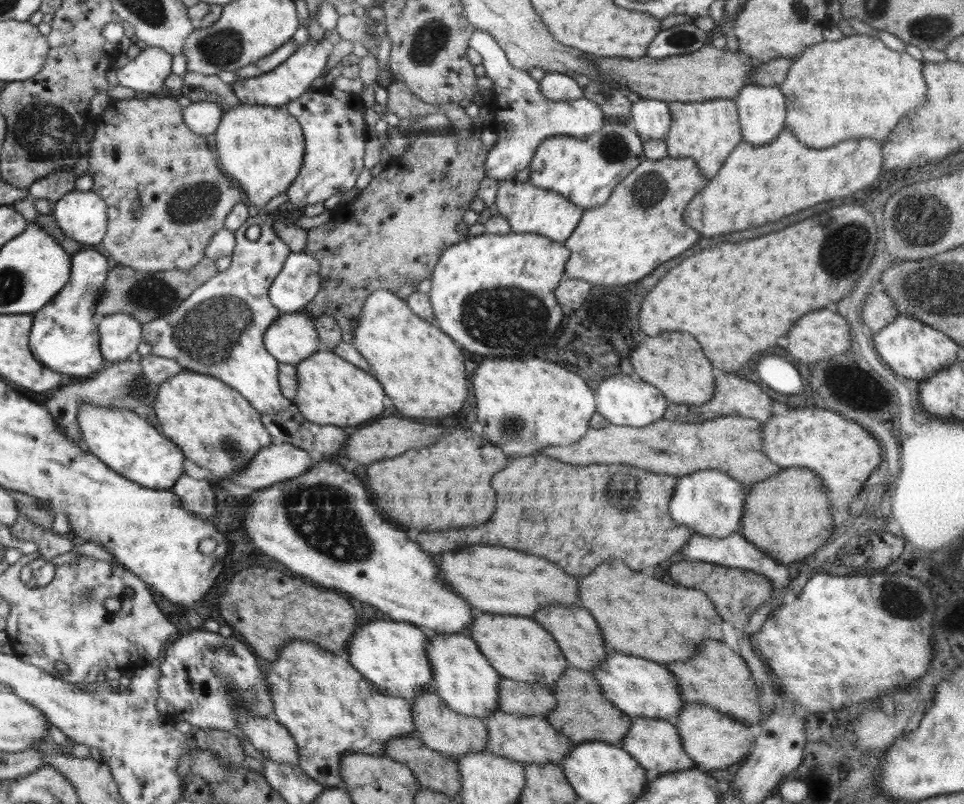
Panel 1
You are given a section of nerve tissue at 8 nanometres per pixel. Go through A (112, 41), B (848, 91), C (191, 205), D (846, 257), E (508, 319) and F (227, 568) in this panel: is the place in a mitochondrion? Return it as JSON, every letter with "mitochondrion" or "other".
{"A":"other","B":"other","C":"mitochondrion","D":"mitochondrion","E":"mitochondrion","F":"other"}

